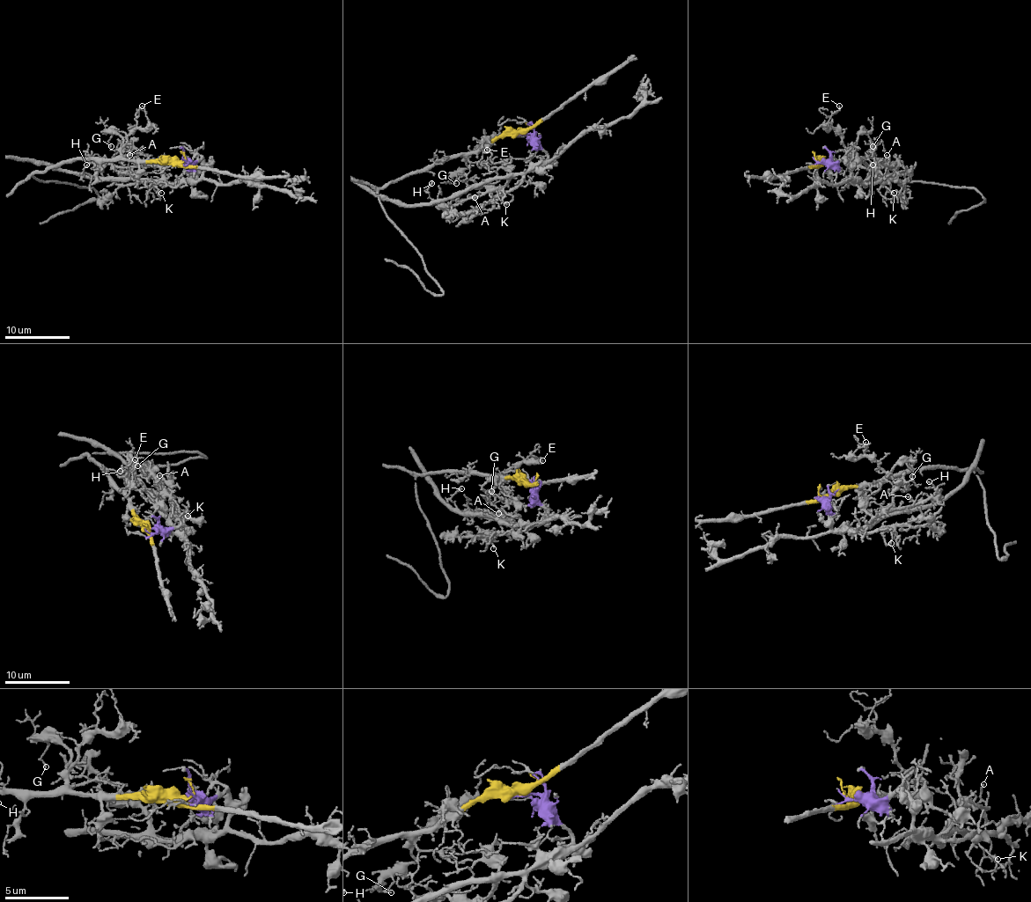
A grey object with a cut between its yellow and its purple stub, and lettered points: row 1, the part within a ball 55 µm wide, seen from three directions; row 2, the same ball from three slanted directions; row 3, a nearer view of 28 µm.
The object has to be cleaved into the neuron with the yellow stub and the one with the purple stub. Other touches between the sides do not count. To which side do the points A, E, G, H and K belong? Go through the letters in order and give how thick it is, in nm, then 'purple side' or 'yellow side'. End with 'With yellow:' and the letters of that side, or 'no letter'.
A: 110 nm | purple side
E: 110 nm | yellow side
G: 140 nm | yellow side
H: 100 nm | purple side
K: 130 nm | purple side
With yellow: E, G

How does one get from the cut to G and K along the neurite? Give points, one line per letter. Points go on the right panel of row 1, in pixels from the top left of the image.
G: (825, 161), (839, 161), (864, 133), (873, 146)
K: (825, 161), (839, 162), (846, 159), (854, 179), (881, 181), (894, 193)

